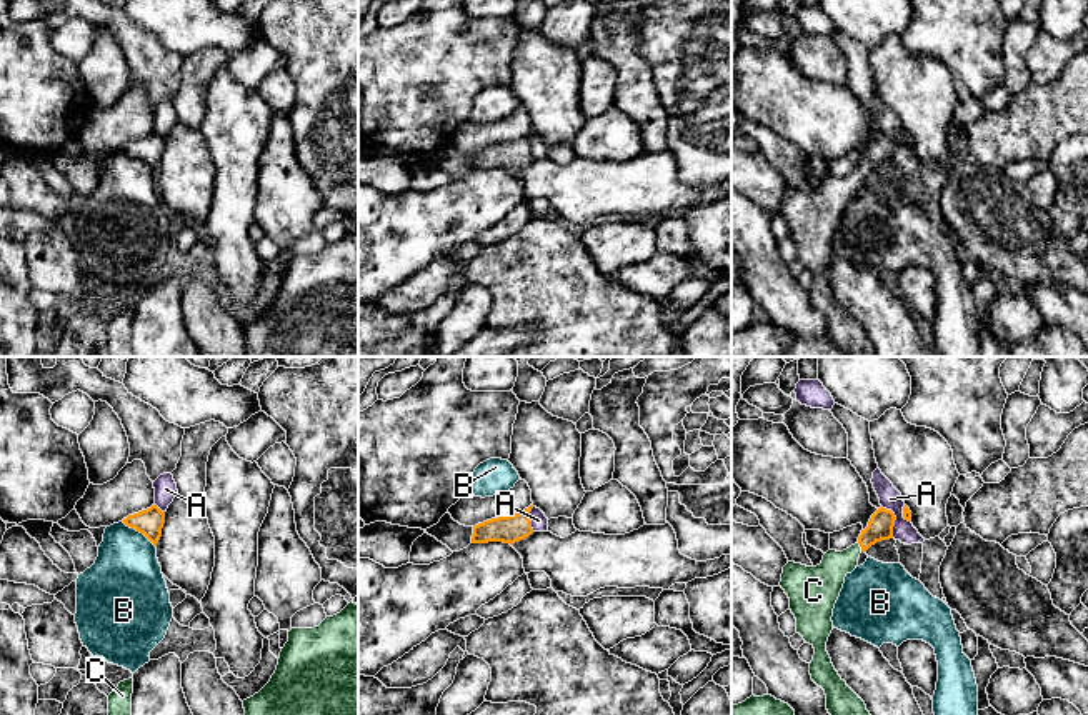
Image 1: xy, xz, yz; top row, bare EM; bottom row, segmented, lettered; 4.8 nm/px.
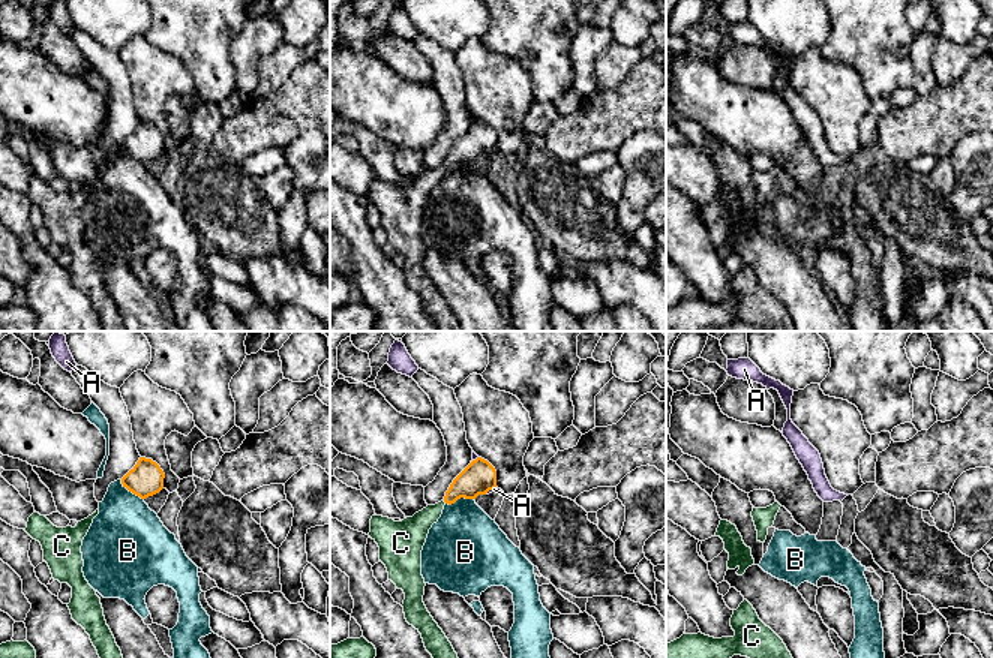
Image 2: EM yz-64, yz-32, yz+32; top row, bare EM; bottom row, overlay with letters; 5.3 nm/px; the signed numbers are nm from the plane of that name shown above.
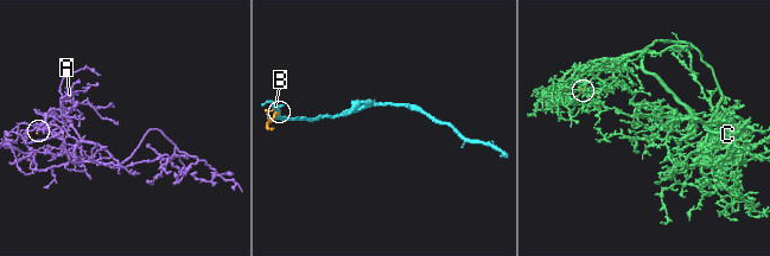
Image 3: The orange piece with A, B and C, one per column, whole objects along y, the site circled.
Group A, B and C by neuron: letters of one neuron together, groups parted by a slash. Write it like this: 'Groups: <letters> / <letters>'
Groups: A / B / C

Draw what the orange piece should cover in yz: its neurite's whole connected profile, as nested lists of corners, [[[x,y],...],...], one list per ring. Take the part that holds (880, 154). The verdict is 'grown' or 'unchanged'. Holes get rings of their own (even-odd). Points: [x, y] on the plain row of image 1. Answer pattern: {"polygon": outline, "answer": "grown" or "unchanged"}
{"polygon": [[[880,133],[861,157],[858,168],[843,178],[828,177],[816,193],[788,188],[783,193],[780,213],[790,225],[796,245],[796,260],[815,275],[810,290],[811,307],[825,317],[828,340],[848,357],[876,357],[865,328],[846,312],[835,297],[826,278],[833,257],[833,235],[861,178],[881,167],[893,165],[895,140]]], "answer": "grown"}

